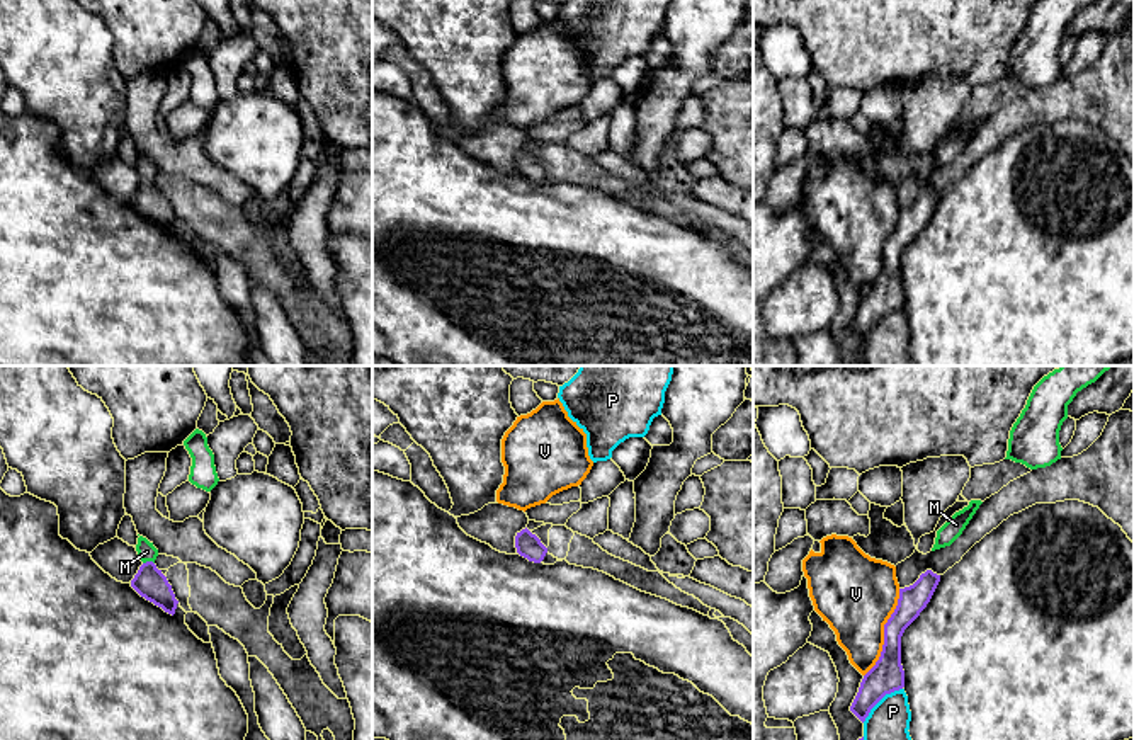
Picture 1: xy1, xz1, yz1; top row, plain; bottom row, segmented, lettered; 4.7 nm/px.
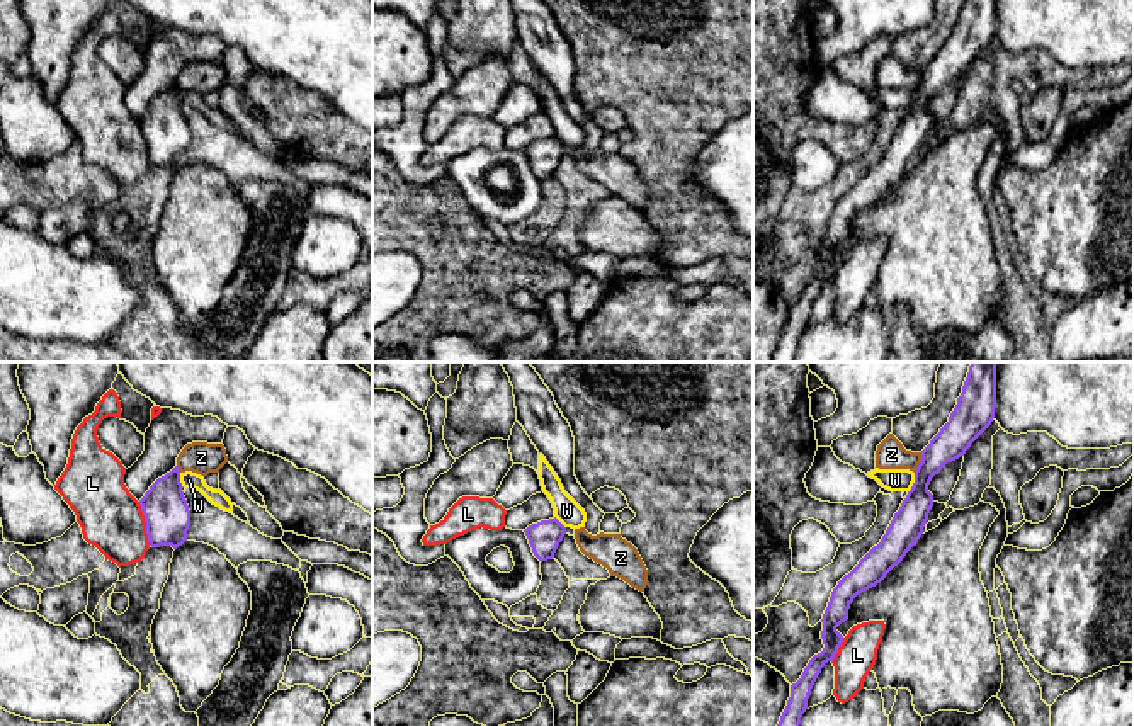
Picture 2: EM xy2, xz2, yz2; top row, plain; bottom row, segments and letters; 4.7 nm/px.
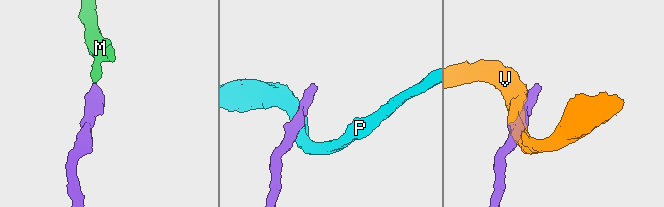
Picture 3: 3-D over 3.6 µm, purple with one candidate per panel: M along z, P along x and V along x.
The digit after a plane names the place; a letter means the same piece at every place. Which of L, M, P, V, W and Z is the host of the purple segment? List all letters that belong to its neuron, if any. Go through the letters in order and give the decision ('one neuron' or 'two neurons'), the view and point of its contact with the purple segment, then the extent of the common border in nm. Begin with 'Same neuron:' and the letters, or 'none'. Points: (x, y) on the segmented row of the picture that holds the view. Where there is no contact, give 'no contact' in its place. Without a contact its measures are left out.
Same neuron: M
L: two neurons; contact xy2 (147, 524); length 220 nm
M: one neuron; contact xy1 (148, 562); length 60 nm
P: two neurons; contact yz1 (879, 700); length 260 nm
V: two neurons; contact yz1 (884, 633); length 440 nm
W: two neurons; contact yz2 (913, 483); length 100 nm
Z: two neurons; contact yz2 (920, 463); length 100 nm

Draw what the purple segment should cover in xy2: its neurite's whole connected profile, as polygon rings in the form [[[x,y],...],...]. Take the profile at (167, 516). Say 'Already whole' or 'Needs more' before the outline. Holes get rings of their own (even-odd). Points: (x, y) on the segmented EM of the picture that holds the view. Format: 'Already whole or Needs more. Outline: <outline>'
Already whole. Outline: [[[175,466],[158,478],[139,500],[151,547],[172,546],[177,549],[187,541],[190,510],[182,488],[180,471]]]

